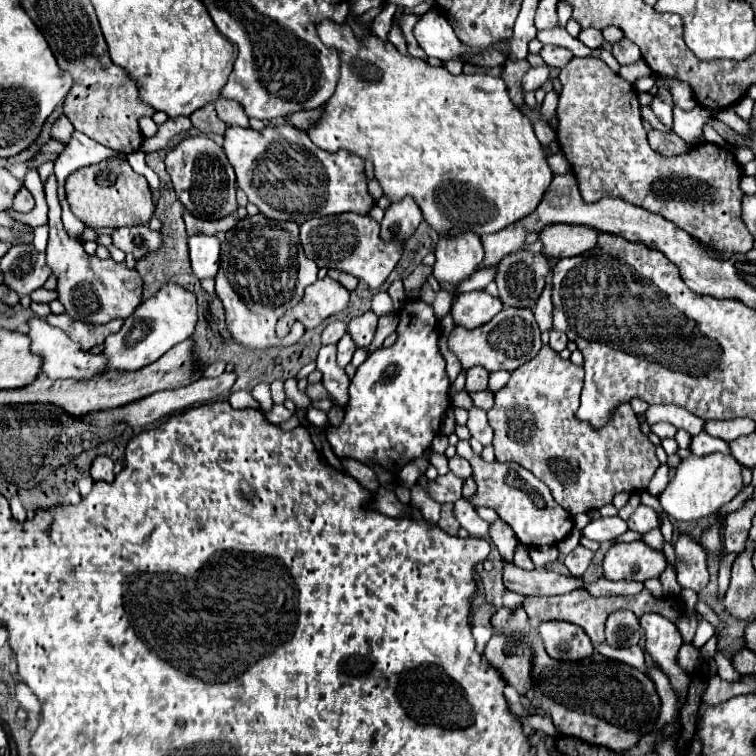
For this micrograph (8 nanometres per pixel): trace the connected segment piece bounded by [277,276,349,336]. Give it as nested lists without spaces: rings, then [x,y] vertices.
[[[329,276],[317,280],[315,284],[305,288],[303,300],[291,310],[285,312],[283,318],[277,322],[277,336],[285,336],[293,322],[305,324],[305,328],[315,328],[329,316],[343,312],[349,304],[349,292]]]

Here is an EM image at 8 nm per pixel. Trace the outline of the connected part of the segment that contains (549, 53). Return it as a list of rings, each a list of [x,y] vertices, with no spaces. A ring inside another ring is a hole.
[[[543,46],[541,56],[543,56],[545,64],[549,64],[553,68],[563,68],[573,58],[573,52],[567,48],[559,48],[559,46]]]

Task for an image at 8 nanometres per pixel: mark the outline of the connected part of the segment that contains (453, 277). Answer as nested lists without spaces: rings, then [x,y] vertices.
[[[465,232],[457,236],[445,236],[435,248],[433,276],[439,282],[459,284],[469,278],[483,260],[483,246],[477,234]]]

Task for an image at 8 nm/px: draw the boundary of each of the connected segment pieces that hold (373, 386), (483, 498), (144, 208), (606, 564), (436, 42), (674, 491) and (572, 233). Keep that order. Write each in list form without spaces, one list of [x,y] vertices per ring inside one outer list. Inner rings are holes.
[[[407,300],[399,312],[401,324],[397,328],[399,340],[391,348],[375,350],[367,362],[363,362],[349,384],[349,402],[345,408],[343,424],[325,430],[327,442],[337,458],[355,458],[367,466],[379,464],[381,468],[389,470],[393,476],[399,476],[401,468],[409,464],[413,458],[421,458],[429,448],[439,432],[439,422],[443,412],[451,406],[449,402],[449,378],[445,374],[445,358],[439,352],[439,328],[435,328],[433,308],[423,300]]]
[[[465,440],[457,442],[457,454],[469,460],[475,482],[477,482],[477,496],[471,498],[471,504],[493,508],[501,516],[501,520],[505,520],[513,528],[519,542],[523,542],[527,546],[557,544],[565,536],[571,534],[573,516],[567,510],[559,508],[559,504],[555,504],[549,488],[529,470],[525,470],[523,466],[519,468],[519,464],[515,464],[515,462],[503,462],[503,464],[485,462],[479,454],[473,454],[469,442],[465,442]],[[513,468],[519,468],[519,482],[517,482],[517,476],[513,474]]]
[[[107,160],[99,166],[79,168],[67,178],[65,190],[71,212],[89,226],[119,228],[125,226],[125,222],[147,224],[155,210],[147,180],[141,174],[135,174],[125,160]]]
[[[643,540],[637,542],[619,542],[609,548],[603,560],[603,570],[609,580],[627,580],[627,582],[645,582],[659,578],[667,568],[663,552],[649,548]]]
[[[429,10],[414,28],[414,36],[427,56],[439,60],[459,60],[467,52],[467,44],[461,44],[447,24],[445,16],[437,10]]]
[[[717,452],[701,458],[689,456],[683,462],[679,462],[665,492],[659,496],[659,502],[663,510],[677,520],[699,520],[717,512],[723,504],[731,502],[741,490],[741,464],[731,454]]]
[[[551,224],[539,234],[539,240],[543,242],[545,256],[567,258],[567,256],[579,256],[595,248],[599,240],[599,232],[595,232],[595,228]]]

